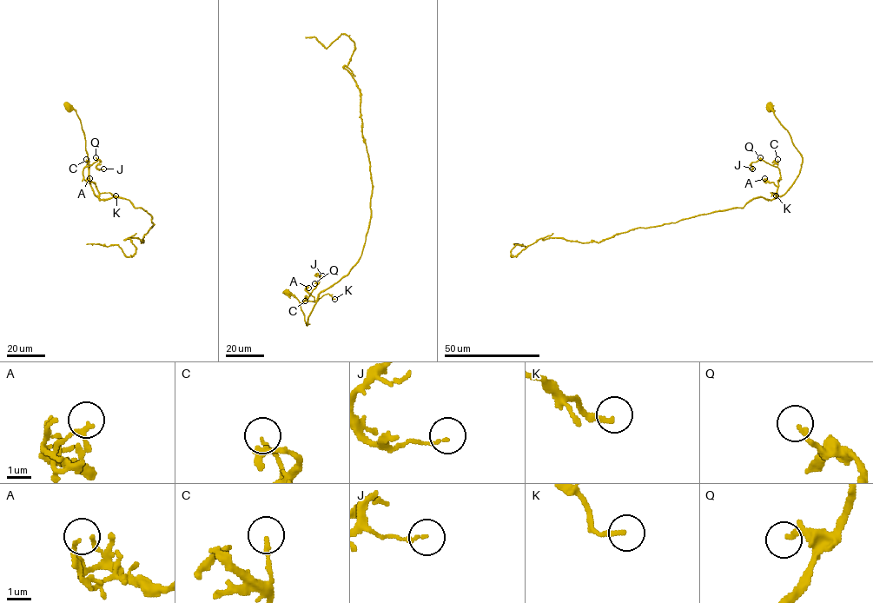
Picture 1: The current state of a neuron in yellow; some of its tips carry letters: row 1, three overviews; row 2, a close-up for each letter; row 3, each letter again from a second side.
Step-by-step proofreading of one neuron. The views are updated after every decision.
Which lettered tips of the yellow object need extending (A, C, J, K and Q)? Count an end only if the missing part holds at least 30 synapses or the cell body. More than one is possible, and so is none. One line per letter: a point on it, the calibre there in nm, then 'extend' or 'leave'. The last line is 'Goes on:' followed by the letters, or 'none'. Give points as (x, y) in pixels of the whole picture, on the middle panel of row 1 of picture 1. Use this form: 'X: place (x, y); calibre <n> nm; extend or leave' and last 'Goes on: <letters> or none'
A: place (308, 288); calibre 140 nm; leave
C: place (305, 301); calibre 140 nm; leave
J: place (322, 275); calibre 130 nm; leave
K: place (334, 299); calibre 200 nm; leave
Q: place (314, 283); calibre 130 nm; leave
Goes on: none

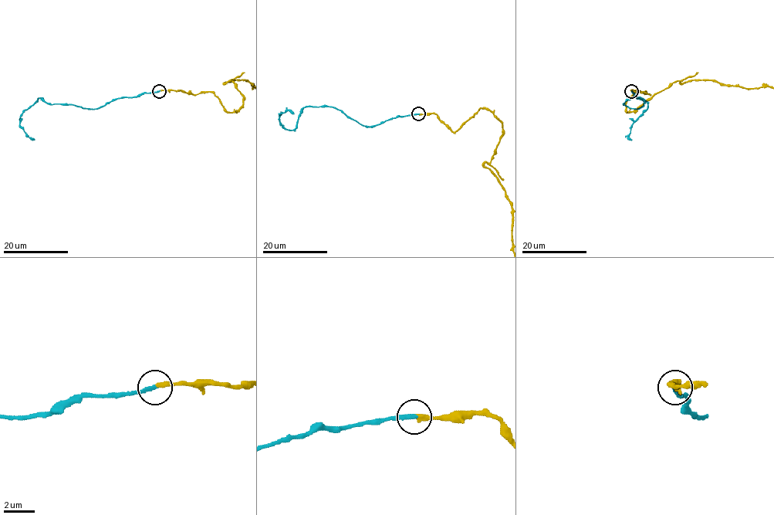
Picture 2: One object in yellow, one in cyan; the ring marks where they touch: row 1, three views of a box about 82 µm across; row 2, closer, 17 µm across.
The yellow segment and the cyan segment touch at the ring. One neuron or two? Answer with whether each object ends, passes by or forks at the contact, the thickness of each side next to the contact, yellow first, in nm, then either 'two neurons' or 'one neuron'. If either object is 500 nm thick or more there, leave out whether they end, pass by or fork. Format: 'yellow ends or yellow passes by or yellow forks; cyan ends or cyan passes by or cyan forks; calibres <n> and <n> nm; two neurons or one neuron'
yellow ends; cyan ends; calibres 320 and 280 nm; one neuron

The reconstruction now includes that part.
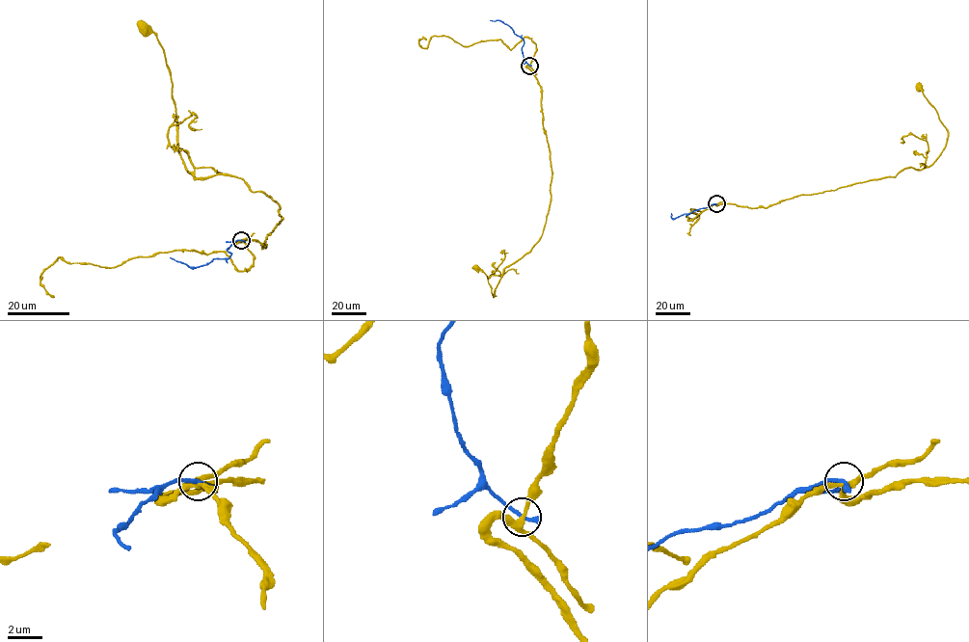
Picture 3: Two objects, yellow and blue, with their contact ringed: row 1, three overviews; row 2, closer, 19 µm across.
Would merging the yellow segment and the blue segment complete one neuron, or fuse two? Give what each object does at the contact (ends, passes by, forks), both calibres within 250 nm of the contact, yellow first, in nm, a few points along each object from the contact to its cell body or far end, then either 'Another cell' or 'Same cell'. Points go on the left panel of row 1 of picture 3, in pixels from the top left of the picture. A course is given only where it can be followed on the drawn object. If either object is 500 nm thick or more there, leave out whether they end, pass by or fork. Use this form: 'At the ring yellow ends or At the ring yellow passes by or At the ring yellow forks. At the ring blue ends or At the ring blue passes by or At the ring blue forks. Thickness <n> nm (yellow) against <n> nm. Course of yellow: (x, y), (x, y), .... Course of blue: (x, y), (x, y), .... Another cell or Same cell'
At the ring yellow forks. At the ring blue passes by. Thickness 280 nm (yellow) against 220 nm. Course of yellow: (242, 240), (265, 247), (280, 206), (240, 177), (196, 178), (186, 169), (164, 49), (143, 28). Course of blue: (242, 240), (236, 240), (227, 250), (230, 253), (228, 258), (214, 258), (204, 265), (193, 267), (170, 257). Another cell

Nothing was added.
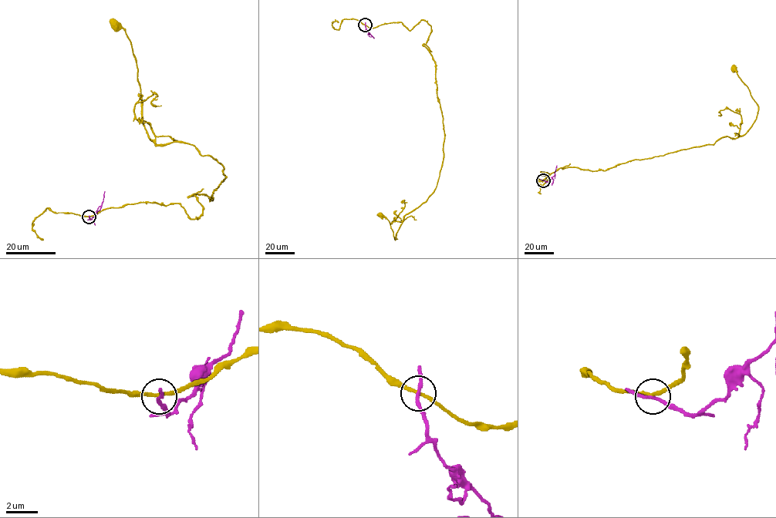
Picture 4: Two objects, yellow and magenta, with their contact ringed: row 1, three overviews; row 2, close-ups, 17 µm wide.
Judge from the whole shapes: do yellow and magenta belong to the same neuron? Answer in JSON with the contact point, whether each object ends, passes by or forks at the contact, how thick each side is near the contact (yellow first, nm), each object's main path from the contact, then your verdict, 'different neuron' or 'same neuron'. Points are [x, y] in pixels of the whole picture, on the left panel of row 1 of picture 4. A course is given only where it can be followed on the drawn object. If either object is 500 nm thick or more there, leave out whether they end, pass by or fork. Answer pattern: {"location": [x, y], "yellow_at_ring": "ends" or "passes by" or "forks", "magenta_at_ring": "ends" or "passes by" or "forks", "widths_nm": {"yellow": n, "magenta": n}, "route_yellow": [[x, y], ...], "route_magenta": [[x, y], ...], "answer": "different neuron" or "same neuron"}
{"location": [89, 216], "yellow_at_ring": "passes by", "magenta_at_ring": "passes by", "widths_nm": {"yellow": 200, "magenta": 200}, "route_yellow": [[89, 216], [158, 203], [197, 219], [188, 196], [212, 200], [225, 176], [192, 144], [150, 139], [114, 25]], "route_magenta": [[89, 216], [91, 219], [99, 210], [105, 191]], "answer": "different neuron"}

